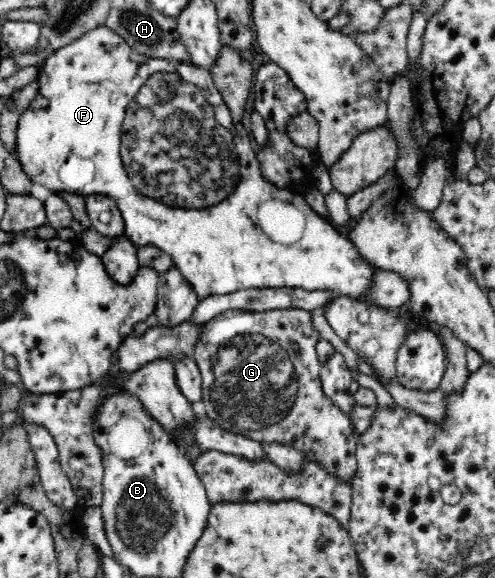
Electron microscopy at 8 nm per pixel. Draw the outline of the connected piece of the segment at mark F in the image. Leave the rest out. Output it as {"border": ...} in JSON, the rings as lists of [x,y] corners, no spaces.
{"border":[[[106,26],[96,27],[95,29],[88,30],[82,38],[75,40],[74,42],[68,43],[64,48],[60,50],[53,51],[49,56],[47,56],[40,67],[38,67],[39,77],[37,78],[38,84],[40,85],[40,90],[36,94],[36,98],[32,100],[32,104],[28,106],[28,110],[20,116],[19,128],[17,131],[18,140],[18,155],[19,162],[23,167],[23,170],[28,174],[28,177],[32,179],[32,182],[37,182],[47,187],[52,193],[53,192],[72,192],[73,194],[80,194],[81,196],[90,196],[91,194],[100,194],[112,199],[116,203],[116,207],[121,212],[124,221],[124,233],[134,242],[136,246],[140,245],[156,245],[156,247],[163,250],[168,256],[171,256],[173,262],[177,269],[181,271],[181,274],[188,279],[190,285],[198,298],[203,299],[206,297],[214,295],[224,295],[236,292],[238,290],[246,289],[263,289],[263,288],[274,288],[274,287],[285,287],[294,289],[304,289],[307,291],[322,291],[331,292],[336,297],[344,296],[346,298],[351,298],[352,300],[357,300],[358,302],[363,302],[367,306],[378,306],[378,303],[372,299],[370,301],[370,292],[372,292],[372,286],[376,284],[377,270],[373,264],[366,262],[365,258],[361,256],[360,251],[352,242],[352,239],[348,236],[344,236],[340,231],[334,229],[332,224],[328,222],[327,218],[322,217],[316,211],[314,211],[306,201],[304,201],[303,196],[296,193],[290,192],[286,189],[280,189],[274,183],[271,183],[264,177],[259,159],[257,158],[256,148],[248,135],[248,132],[244,129],[243,124],[240,122],[232,122],[231,112],[228,110],[222,95],[216,90],[215,84],[213,83],[211,72],[208,70],[202,70],[197,66],[194,66],[190,61],[172,61],[172,59],[165,58],[152,58],[148,55],[142,55],[138,51],[134,50],[128,43],[124,40],[124,37],[120,36],[118,33],[111,32]]]}

